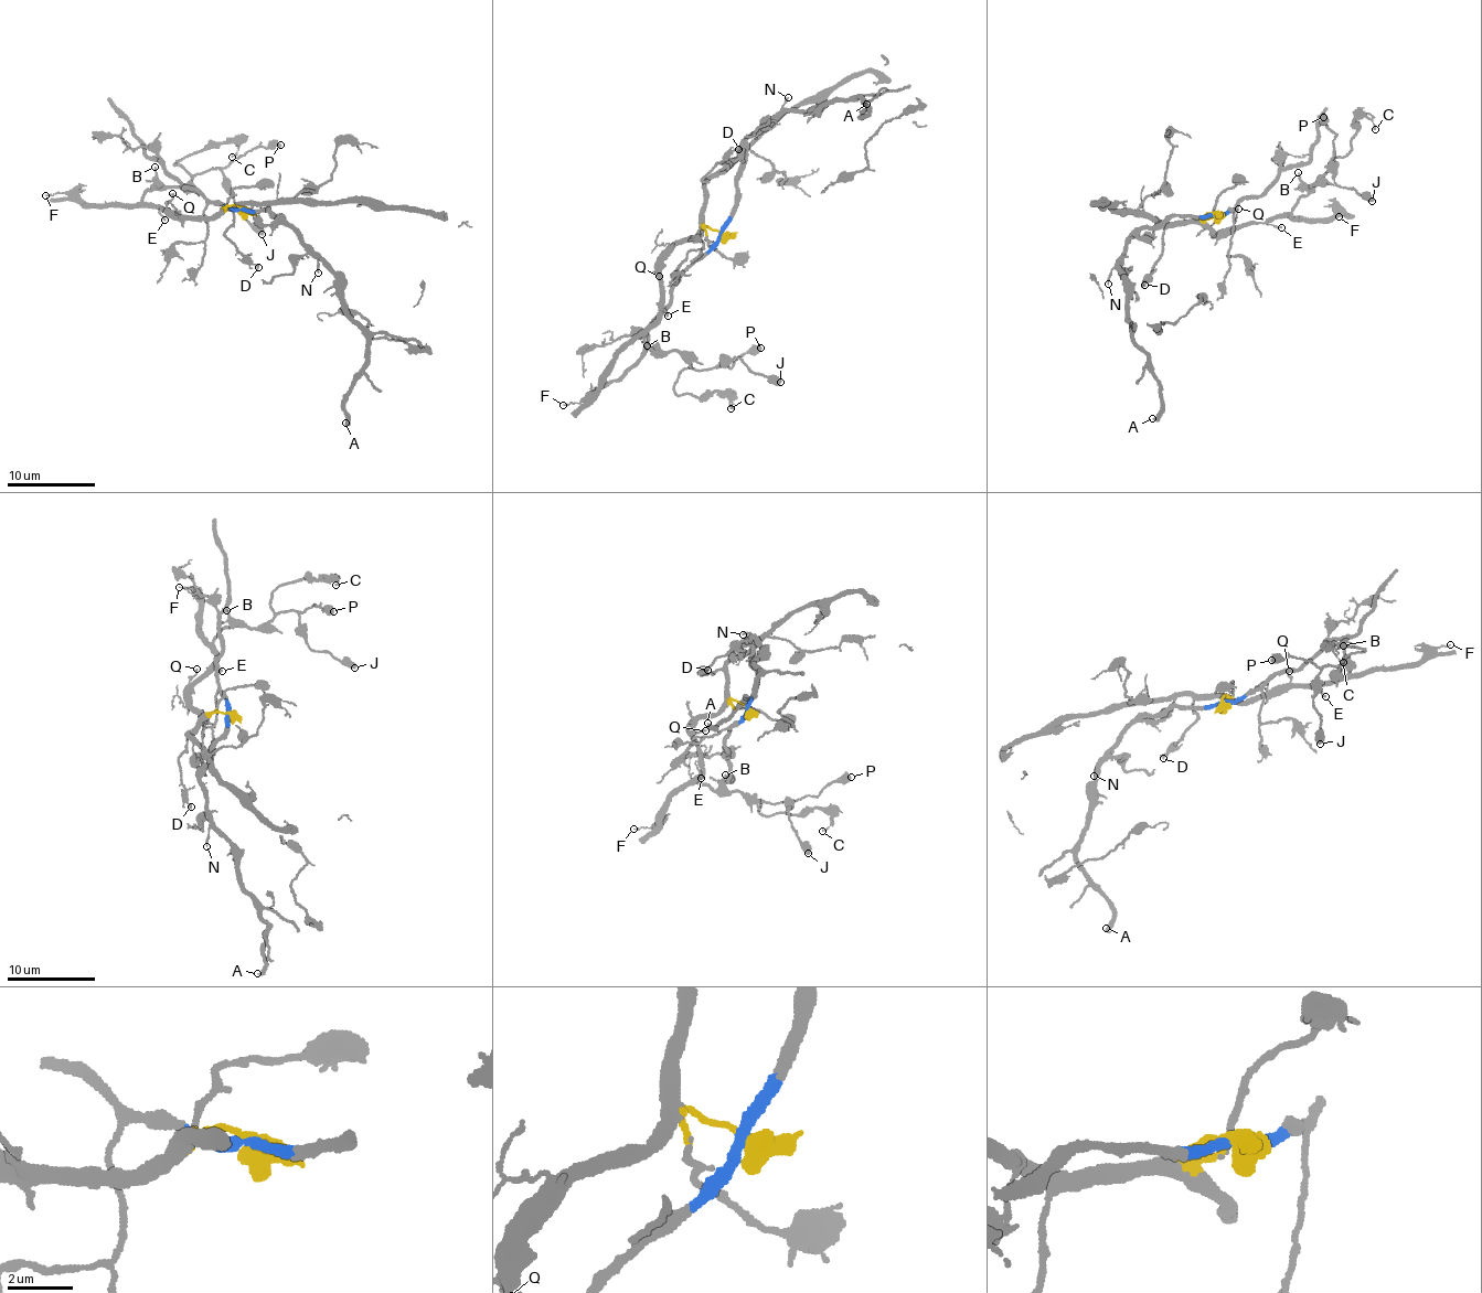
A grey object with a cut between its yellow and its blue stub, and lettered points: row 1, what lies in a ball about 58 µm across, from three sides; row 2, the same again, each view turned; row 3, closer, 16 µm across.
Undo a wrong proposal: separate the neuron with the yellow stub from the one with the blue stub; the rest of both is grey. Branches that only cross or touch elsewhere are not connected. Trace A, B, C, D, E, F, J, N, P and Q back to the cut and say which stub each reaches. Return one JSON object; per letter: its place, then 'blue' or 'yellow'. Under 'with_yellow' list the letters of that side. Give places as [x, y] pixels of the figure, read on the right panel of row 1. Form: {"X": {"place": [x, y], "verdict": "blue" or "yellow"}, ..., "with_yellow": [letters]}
{"A": {"place": [1152, 418], "verdict": "blue"}, "B": {"place": [1298, 172], "verdict": "yellow"}, "C": {"place": [1375, 129], "verdict": "yellow"}, "D": {"place": [1144, 285], "verdict": "yellow"}, "E": {"place": [1281, 227], "verdict": "yellow"}, "F": {"place": [1339, 216], "verdict": "yellow"}, "J": {"place": [1372, 201], "verdict": "yellow"}, "N": {"place": [1108, 284], "verdict": "blue"}, "P": {"place": [1323, 117], "verdict": "yellow"}, "Q": {"place": [1238, 209], "verdict": "yellow"}, "with_yellow": ["B", "C", "D", "E", "F", "J", "P", "Q"]}

